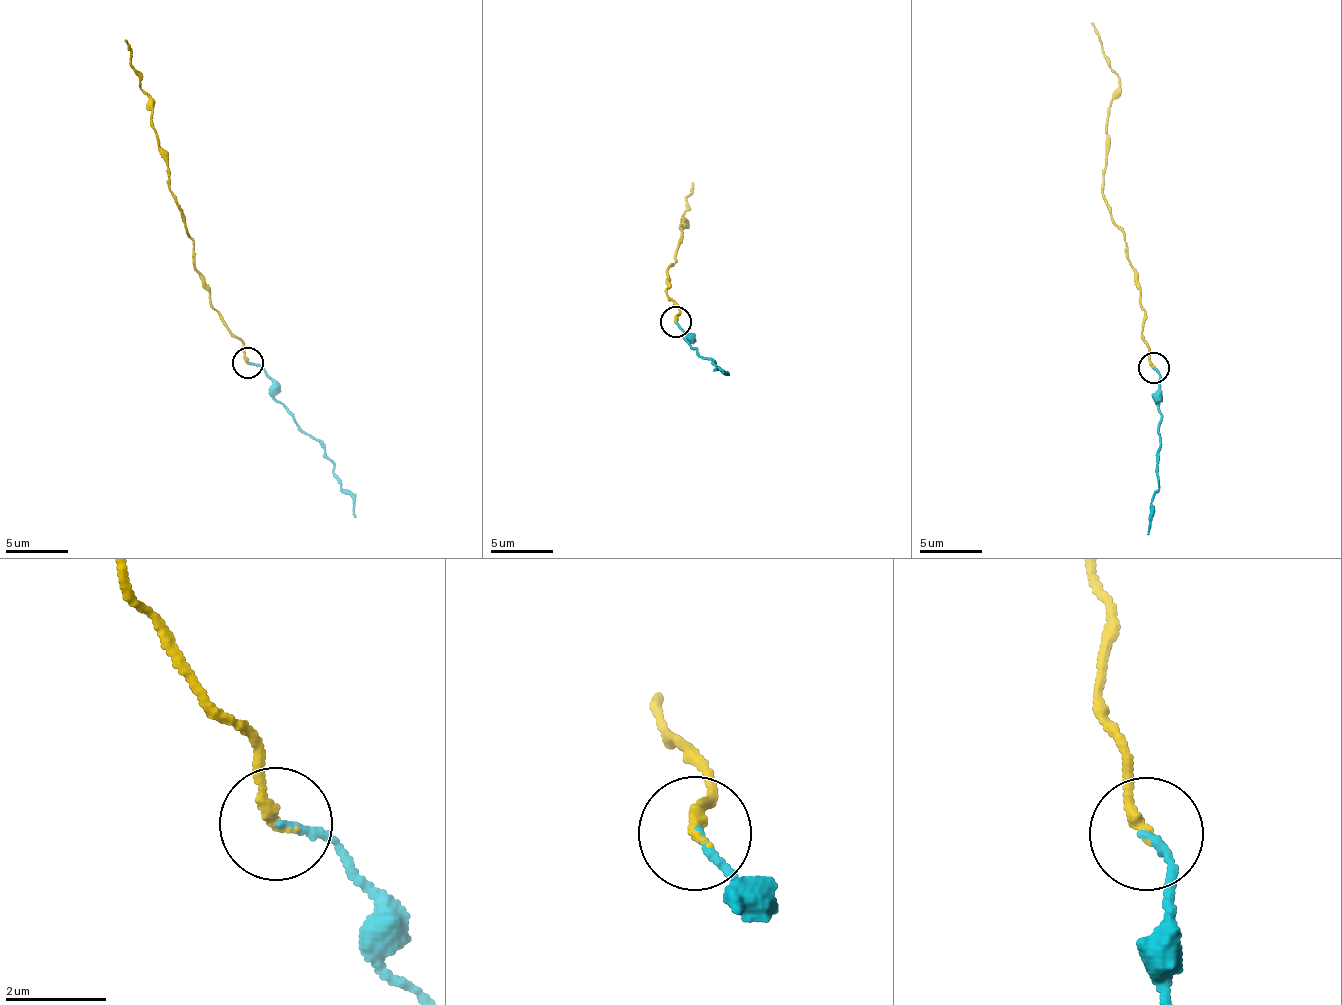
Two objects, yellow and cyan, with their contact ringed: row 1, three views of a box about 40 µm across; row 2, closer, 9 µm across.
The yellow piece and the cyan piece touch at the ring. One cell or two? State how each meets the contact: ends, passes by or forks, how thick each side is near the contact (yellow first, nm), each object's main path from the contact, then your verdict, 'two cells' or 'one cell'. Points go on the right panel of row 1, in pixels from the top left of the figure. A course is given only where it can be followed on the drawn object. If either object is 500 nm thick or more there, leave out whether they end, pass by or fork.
yellow ends there; cyan ends there; 200 nm thick on the yellow side, 160 nm on the other; yellow runs (1154, 368), (1141, 332), (1141, 286), (1123, 232), (1103, 193), (1108, 107), (1120, 81), (1092, 23); cyan runs (1154, 368), (1159, 376), (1158, 493), (1148, 520), (1147, 535); one cell

